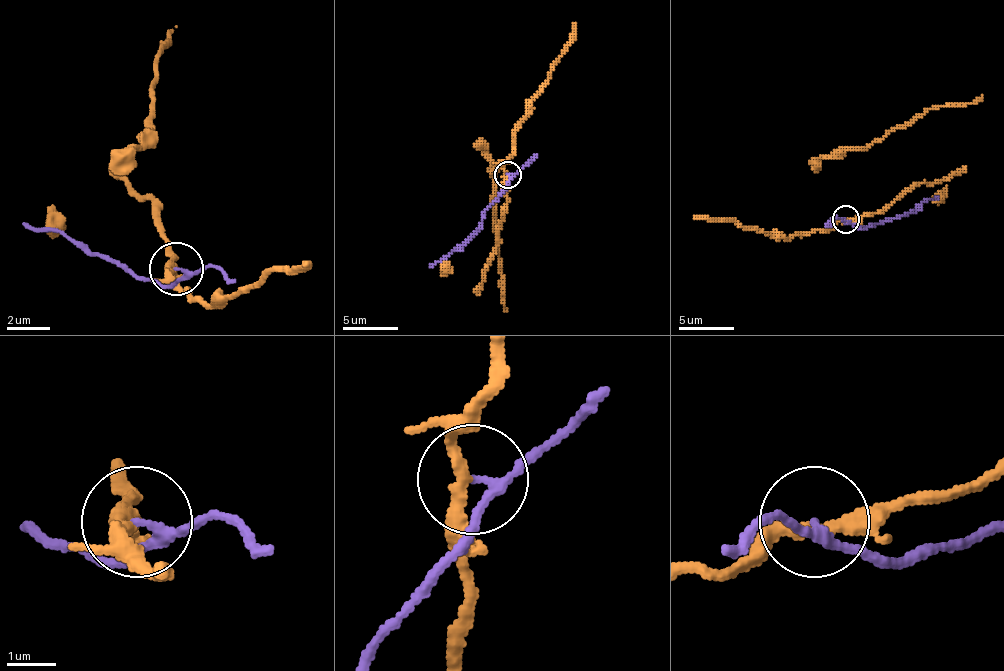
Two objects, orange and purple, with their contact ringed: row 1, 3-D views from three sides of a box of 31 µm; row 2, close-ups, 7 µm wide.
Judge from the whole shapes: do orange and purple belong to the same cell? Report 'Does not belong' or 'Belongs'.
Does not belong

